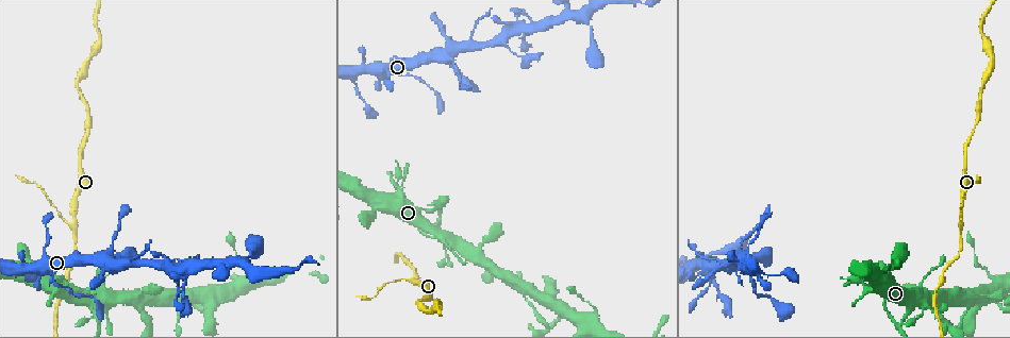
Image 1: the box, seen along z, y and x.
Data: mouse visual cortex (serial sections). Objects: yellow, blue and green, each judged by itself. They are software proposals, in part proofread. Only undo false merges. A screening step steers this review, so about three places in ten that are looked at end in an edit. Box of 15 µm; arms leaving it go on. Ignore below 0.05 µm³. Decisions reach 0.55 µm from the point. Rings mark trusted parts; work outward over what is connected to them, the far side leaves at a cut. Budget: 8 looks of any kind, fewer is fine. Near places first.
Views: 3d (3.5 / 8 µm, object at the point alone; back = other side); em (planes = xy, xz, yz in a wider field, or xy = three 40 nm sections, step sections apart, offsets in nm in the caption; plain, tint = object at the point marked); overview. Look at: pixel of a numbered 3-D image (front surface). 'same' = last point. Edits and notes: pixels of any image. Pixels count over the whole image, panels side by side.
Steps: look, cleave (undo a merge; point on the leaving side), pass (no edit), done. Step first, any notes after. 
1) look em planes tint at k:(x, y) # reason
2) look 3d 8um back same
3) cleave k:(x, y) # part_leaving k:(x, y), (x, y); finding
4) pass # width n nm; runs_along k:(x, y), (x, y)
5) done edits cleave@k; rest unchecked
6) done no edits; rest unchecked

look 3d 8um at 1:(75, 222) # arms part here

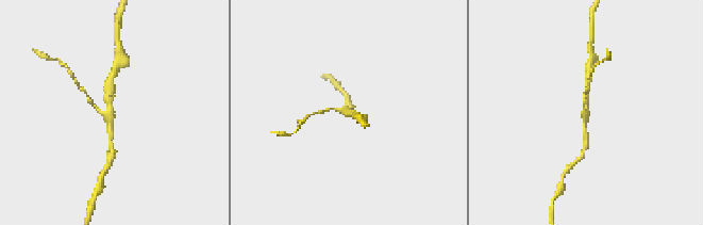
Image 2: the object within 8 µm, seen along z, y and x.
look em planes tint at 2:(586, 114) # now the EM

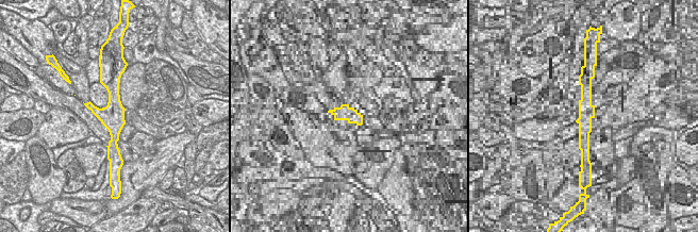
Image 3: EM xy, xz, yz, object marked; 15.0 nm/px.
pass # runs_along 2:(587, 81), (585, 97), (585, 146); one cell here

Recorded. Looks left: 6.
look 3d 3.5um at 1:(525, 296) # thin arm on a thick one

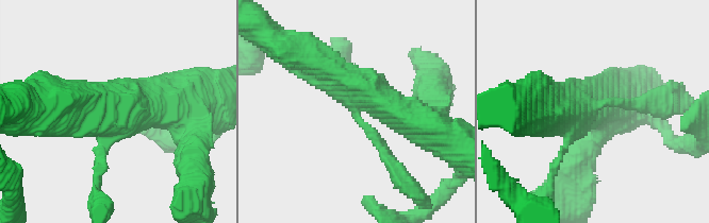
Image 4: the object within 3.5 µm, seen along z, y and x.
look em xy step 1 tint at 4:(358, 107)

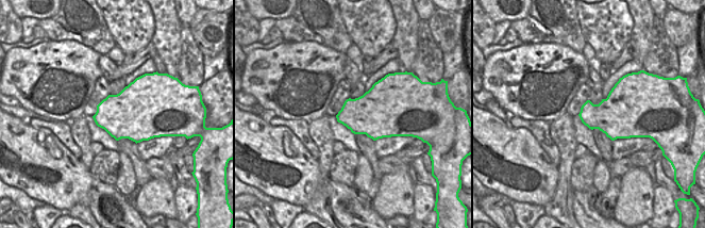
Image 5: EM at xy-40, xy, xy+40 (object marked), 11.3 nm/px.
look em xy step 5 tint same # cut it another way

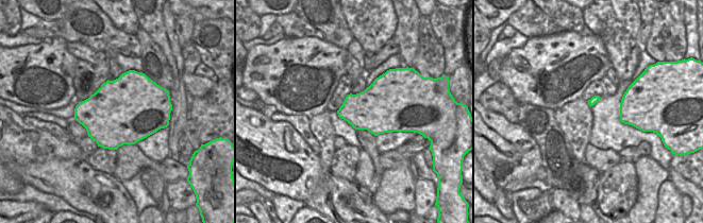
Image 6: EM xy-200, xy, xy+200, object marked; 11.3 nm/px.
pass # arms 4; arm_widths 150, 150, 450, 600 nm; runs_along 4:(308, 57), (327, 74), (432, 129); one cell here

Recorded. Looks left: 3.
look 3d 3.5um back at 1:(907, 314) # thick turns thin

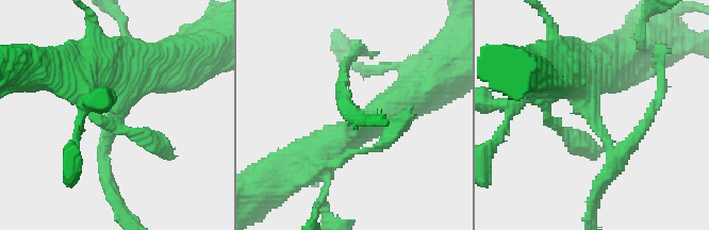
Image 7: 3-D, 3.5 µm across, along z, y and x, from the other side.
look em xy step 5 tint at 7:(595, 119) # arm_widths 200, 500 nm

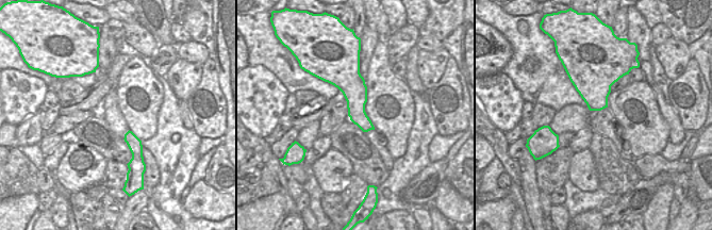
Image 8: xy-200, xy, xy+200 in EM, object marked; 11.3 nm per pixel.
cleave 7:(609, 178) # part_leaving 7:(606, 144), (623, 150), (661, 85); a second cell is stuck on

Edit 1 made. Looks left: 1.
done edits cleave@7; rest unchecked

